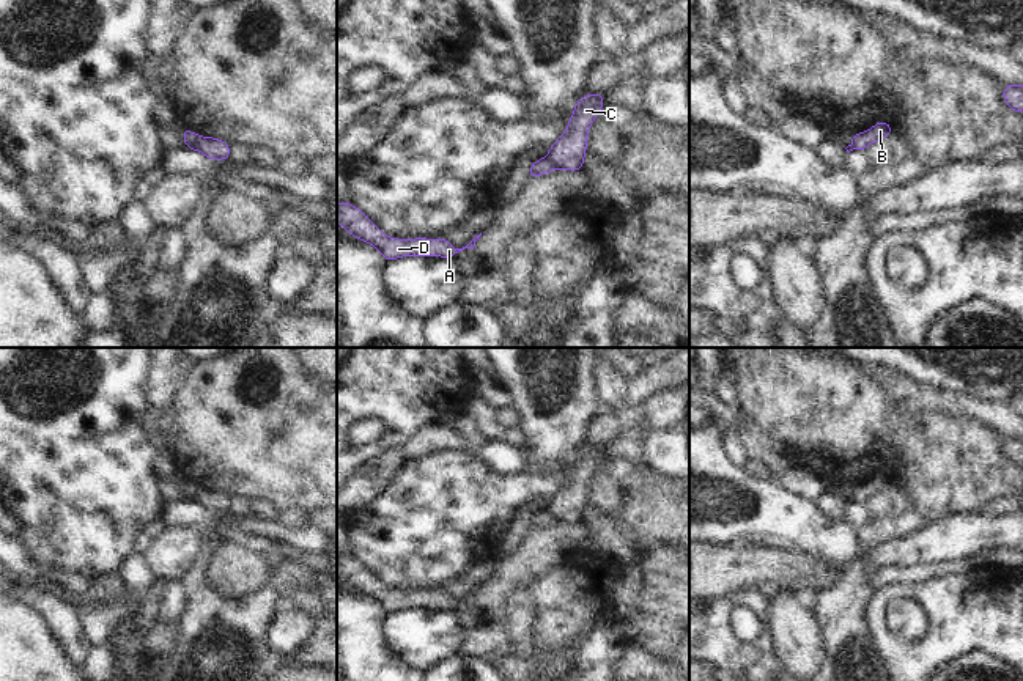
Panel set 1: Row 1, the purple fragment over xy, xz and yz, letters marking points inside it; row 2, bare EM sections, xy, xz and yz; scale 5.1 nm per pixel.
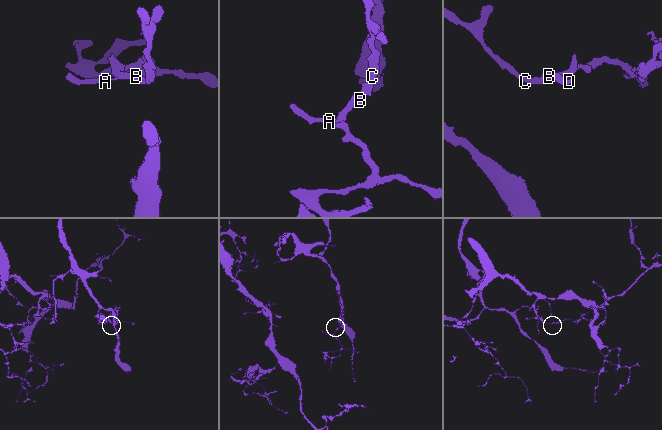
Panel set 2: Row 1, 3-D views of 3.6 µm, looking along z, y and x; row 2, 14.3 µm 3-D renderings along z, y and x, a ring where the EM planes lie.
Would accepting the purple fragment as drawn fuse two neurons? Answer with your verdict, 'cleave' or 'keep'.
cleave

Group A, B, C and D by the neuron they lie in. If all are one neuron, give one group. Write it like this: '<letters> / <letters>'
A B D / C

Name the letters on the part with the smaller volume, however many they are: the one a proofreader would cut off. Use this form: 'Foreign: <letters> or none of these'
Foreign: A, B, D

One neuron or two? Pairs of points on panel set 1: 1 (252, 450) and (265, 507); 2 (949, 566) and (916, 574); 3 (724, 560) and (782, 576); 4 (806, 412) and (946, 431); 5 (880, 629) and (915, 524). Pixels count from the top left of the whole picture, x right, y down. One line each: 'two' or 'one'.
1: two
2: one
3: one
4: one
5: two

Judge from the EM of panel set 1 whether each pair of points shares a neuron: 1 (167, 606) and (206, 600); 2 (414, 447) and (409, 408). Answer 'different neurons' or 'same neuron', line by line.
1: different neurons
2: different neurons

